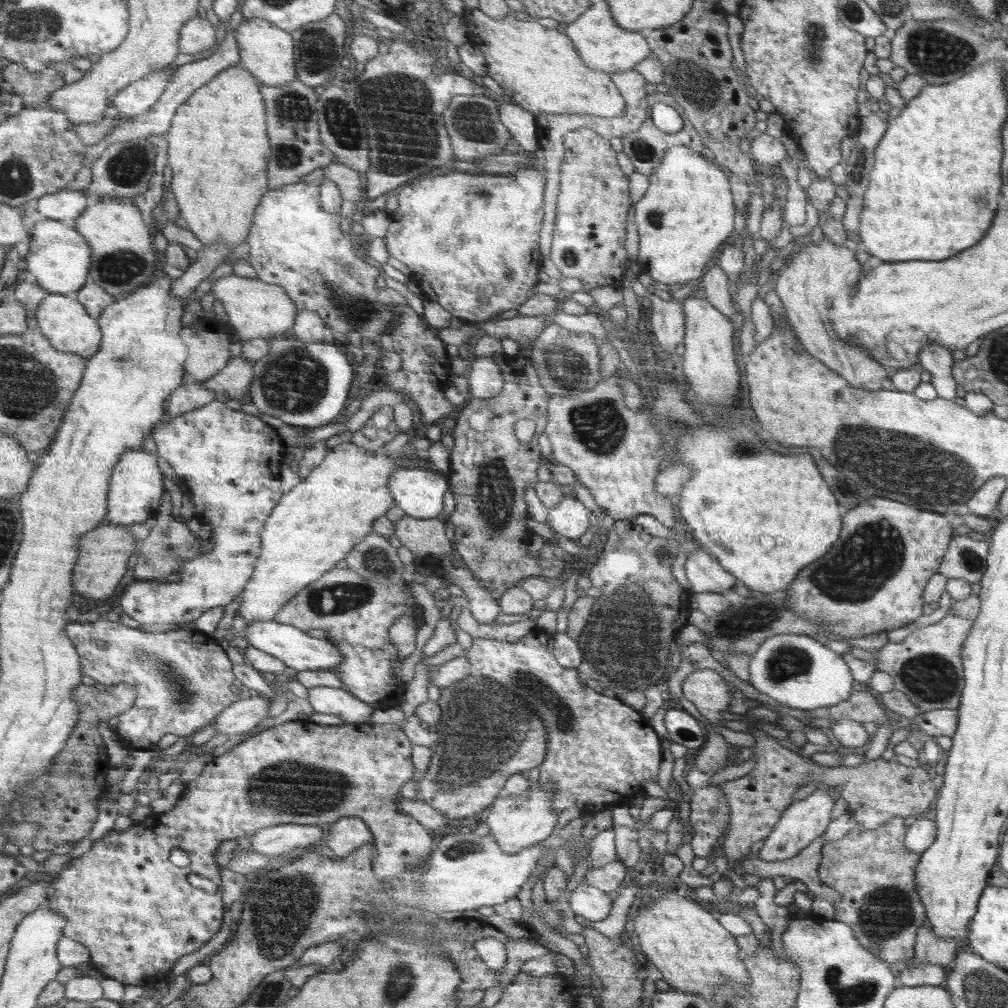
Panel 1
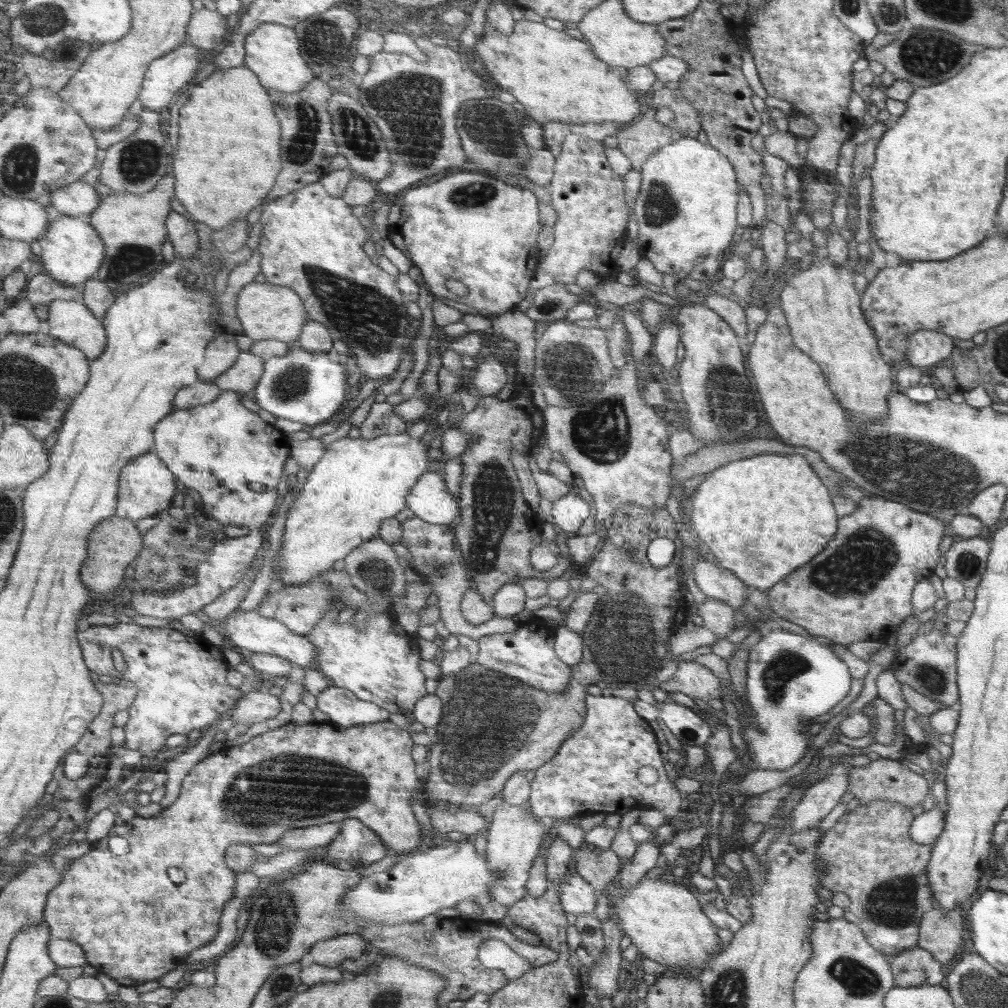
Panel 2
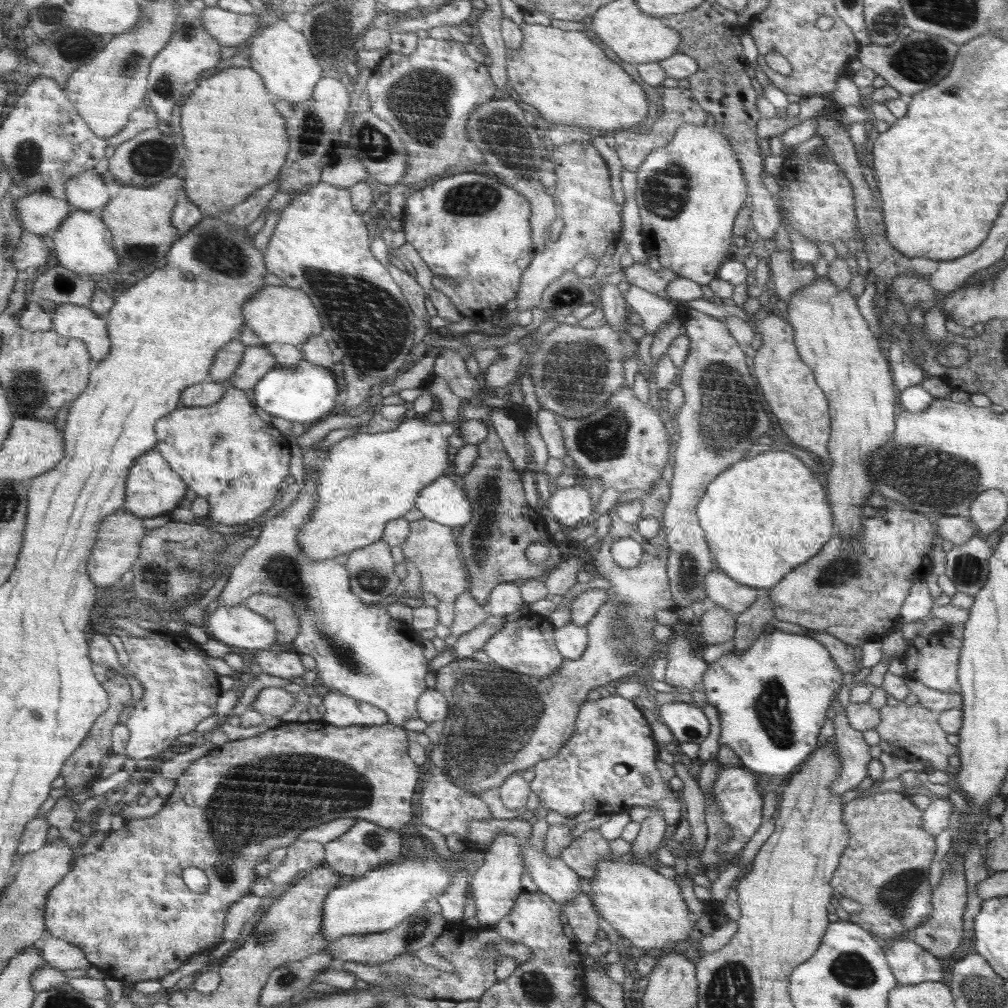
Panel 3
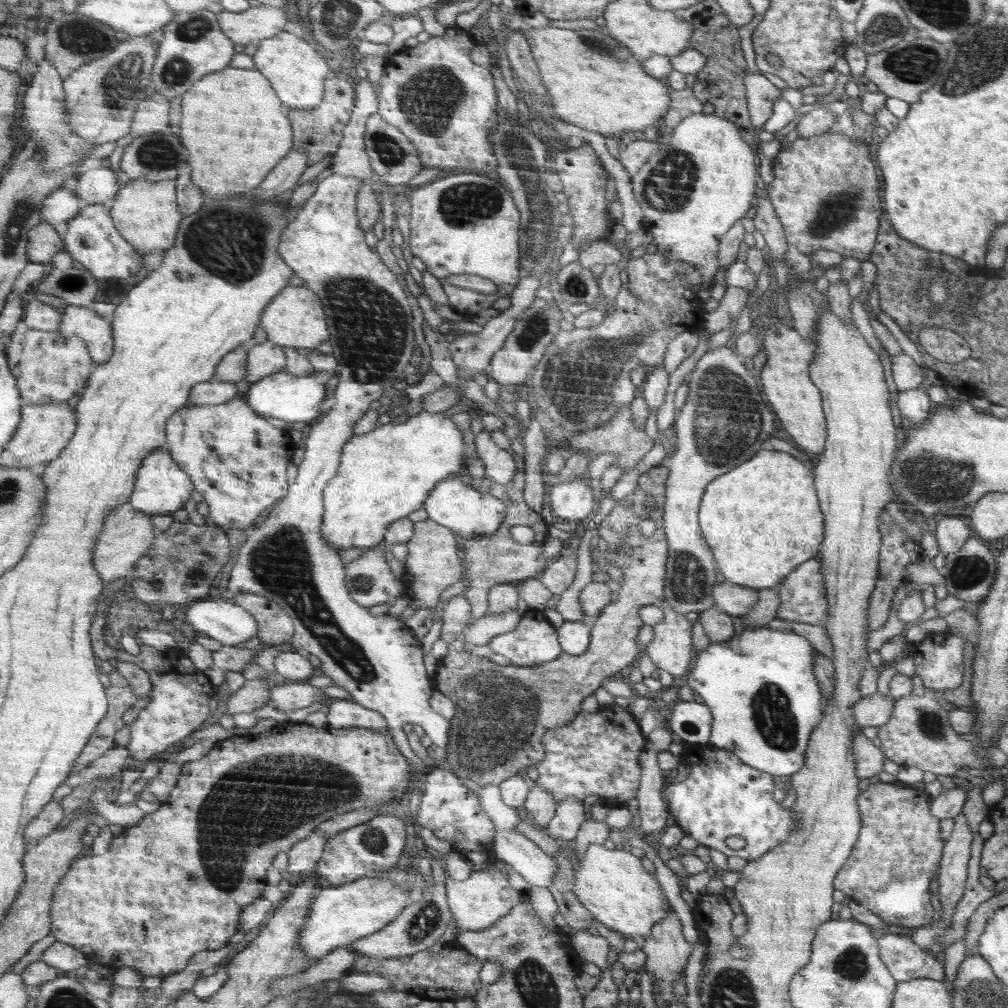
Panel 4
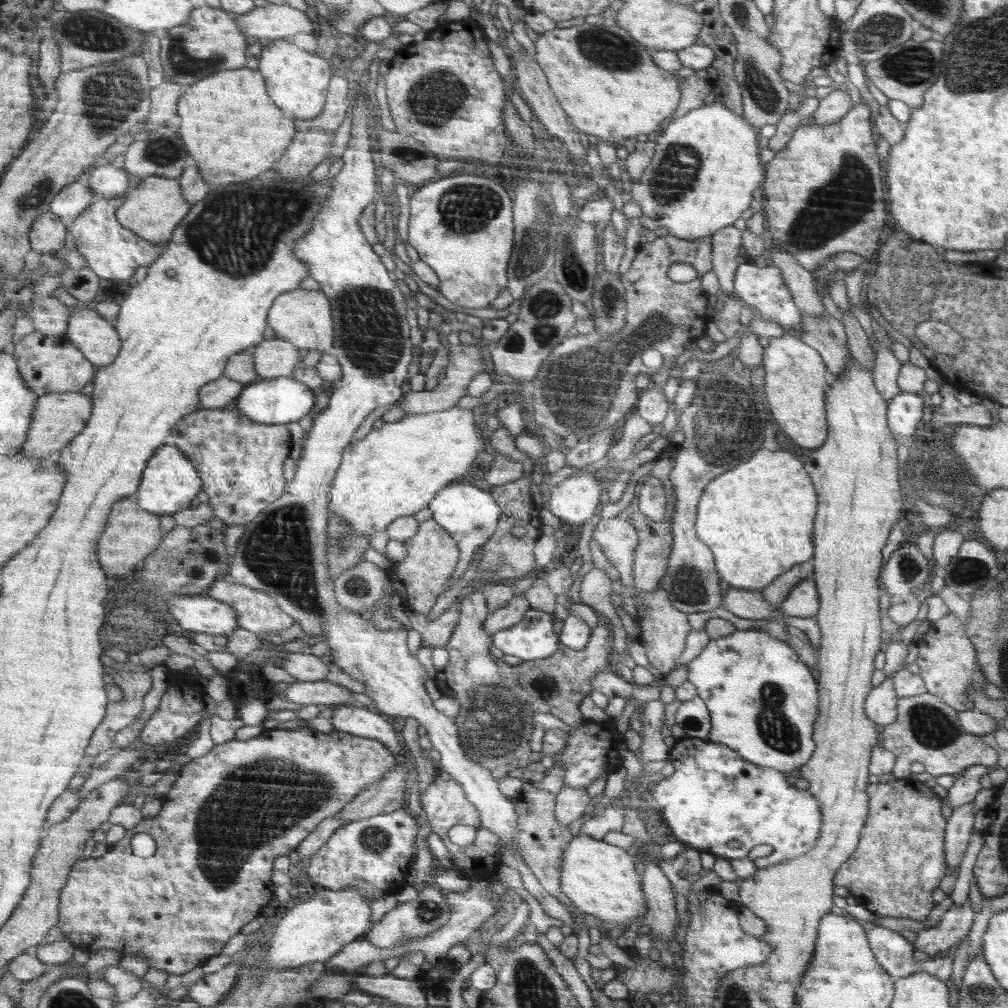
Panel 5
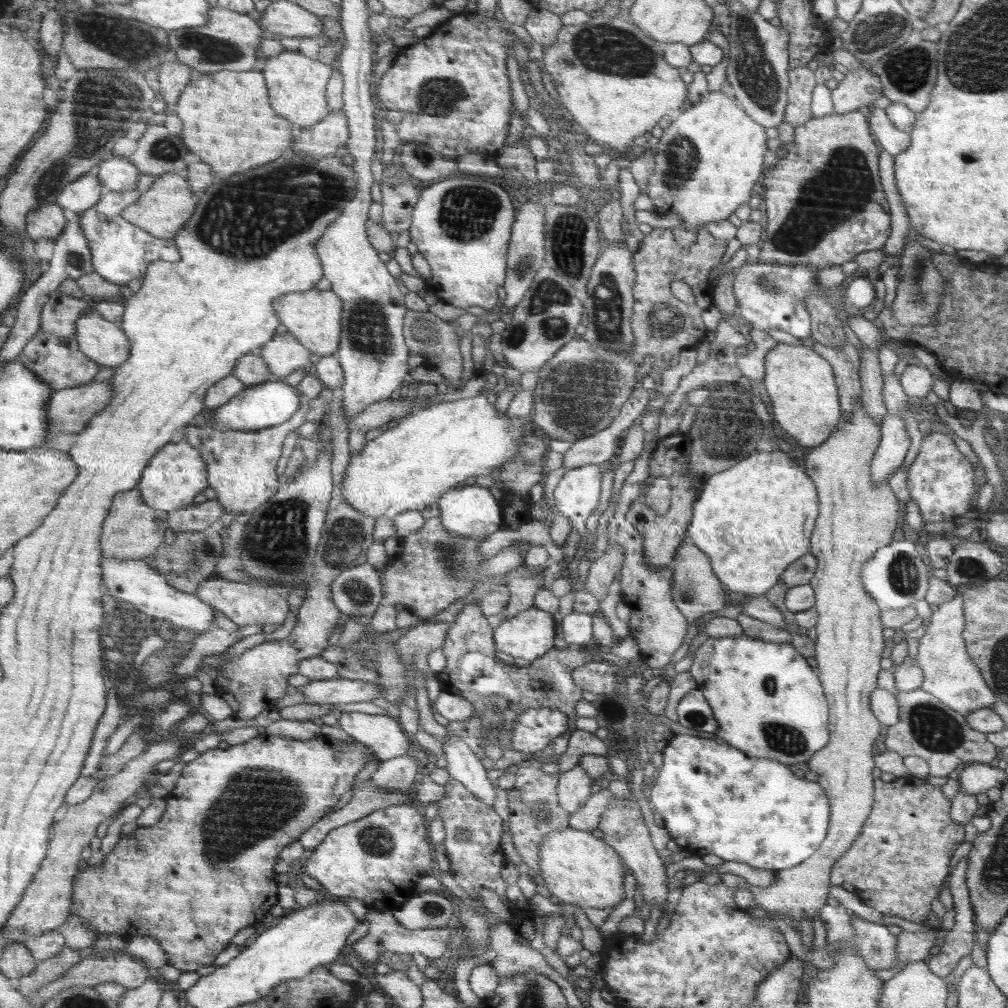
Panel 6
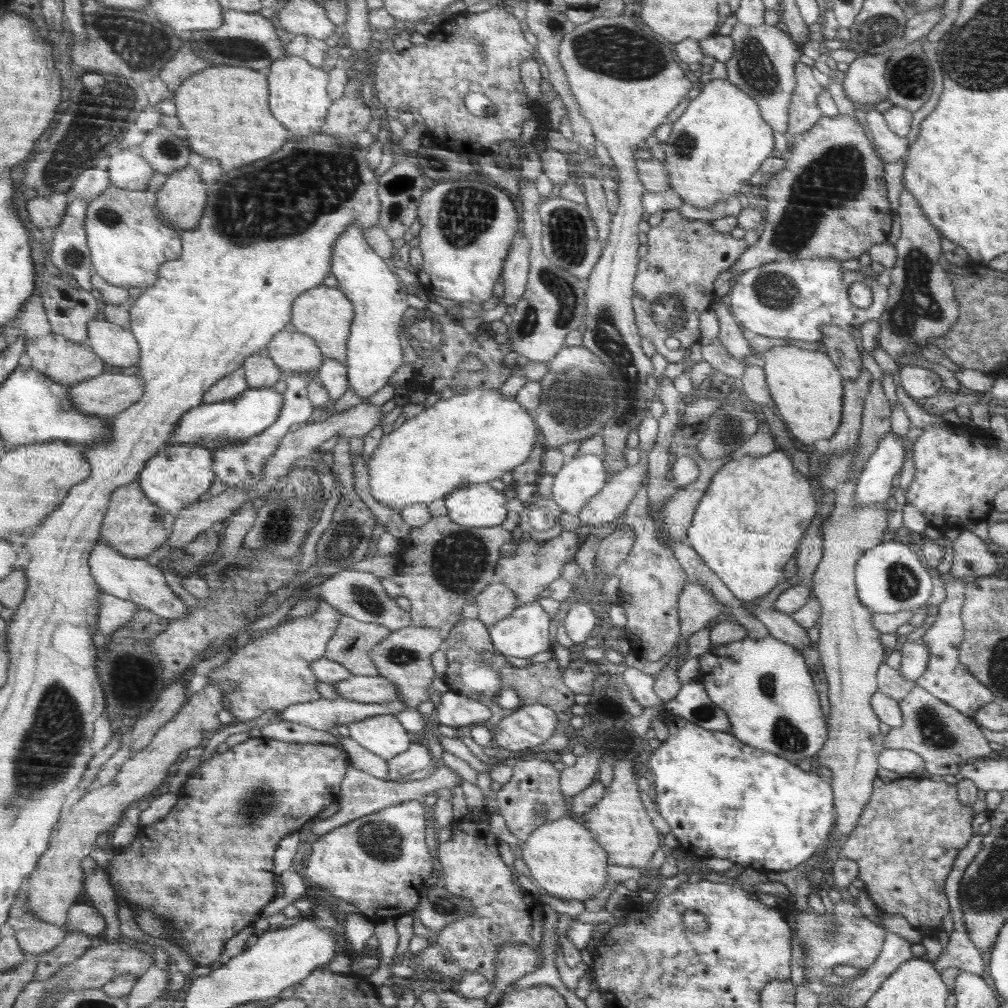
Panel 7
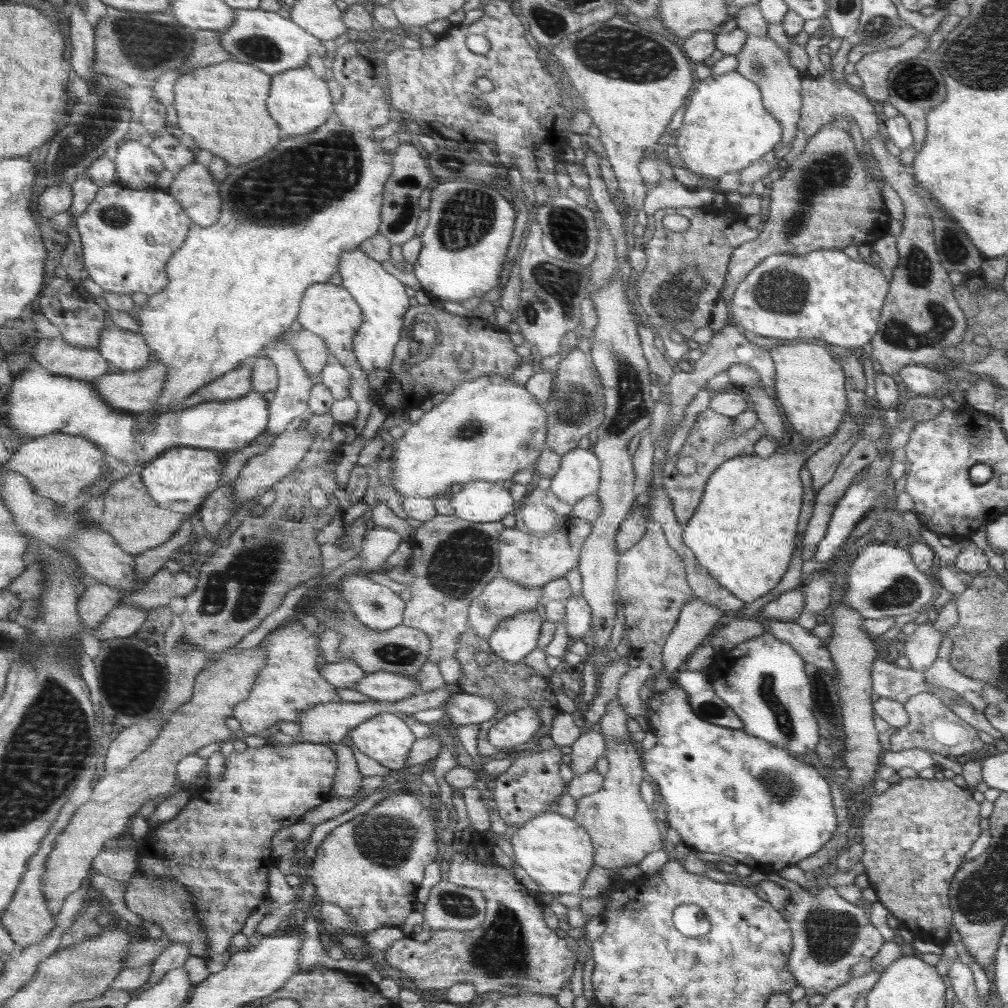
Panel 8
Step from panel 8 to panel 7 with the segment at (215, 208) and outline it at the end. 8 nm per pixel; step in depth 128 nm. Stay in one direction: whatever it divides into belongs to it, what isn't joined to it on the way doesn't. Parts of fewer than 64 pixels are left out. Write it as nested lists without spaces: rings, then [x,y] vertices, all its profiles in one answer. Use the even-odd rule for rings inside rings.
[[[198,167],[183,168],[169,175],[157,192],[158,208],[175,228],[194,230],[204,219],[210,189]]]

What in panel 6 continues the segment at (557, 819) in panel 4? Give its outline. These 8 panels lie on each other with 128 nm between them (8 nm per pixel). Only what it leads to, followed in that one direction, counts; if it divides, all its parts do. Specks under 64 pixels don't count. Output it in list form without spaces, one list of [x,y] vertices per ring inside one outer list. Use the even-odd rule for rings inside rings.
[[[581,767],[572,768],[559,776],[558,805],[571,816],[586,803],[598,785]]]

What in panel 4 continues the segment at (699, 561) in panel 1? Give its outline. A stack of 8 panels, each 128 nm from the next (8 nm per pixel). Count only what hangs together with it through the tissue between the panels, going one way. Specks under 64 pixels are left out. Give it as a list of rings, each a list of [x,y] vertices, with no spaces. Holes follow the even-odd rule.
[[[726,580],[713,588],[713,596],[716,606],[731,616],[746,614],[759,599],[759,589],[731,583]]]

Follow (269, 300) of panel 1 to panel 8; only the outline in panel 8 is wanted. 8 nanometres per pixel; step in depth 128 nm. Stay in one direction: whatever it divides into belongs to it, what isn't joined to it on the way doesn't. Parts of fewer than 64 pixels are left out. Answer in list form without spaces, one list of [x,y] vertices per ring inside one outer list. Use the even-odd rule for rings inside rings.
[[[328,281],[314,284],[305,292],[297,320],[303,330],[324,339],[332,360],[338,361],[350,373],[349,398],[358,404],[364,404],[364,406],[368,404],[368,410],[370,410],[370,395],[373,388],[369,385],[364,369],[361,368],[353,348],[353,340],[365,322],[365,318],[361,306],[354,301],[349,290],[346,290],[345,286],[335,286]]]

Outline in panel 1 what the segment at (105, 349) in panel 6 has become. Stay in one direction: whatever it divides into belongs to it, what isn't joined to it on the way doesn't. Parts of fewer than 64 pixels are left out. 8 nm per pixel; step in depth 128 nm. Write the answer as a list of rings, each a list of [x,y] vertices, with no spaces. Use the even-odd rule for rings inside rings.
[[[62,295],[46,298],[41,308],[36,312],[41,333],[46,334],[54,347],[62,352],[78,353],[86,358],[97,355],[104,342],[105,334],[102,331],[101,320],[98,320],[75,295]]]

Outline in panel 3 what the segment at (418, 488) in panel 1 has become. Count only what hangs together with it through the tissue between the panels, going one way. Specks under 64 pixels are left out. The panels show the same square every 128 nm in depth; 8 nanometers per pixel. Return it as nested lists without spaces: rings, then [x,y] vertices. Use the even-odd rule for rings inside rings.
[[[441,476],[433,480],[428,487],[424,488],[416,498],[415,508],[424,515],[424,518],[457,529],[464,527],[466,523],[472,520],[473,516],[472,503],[470,503],[468,495],[464,489],[458,488],[448,476]]]

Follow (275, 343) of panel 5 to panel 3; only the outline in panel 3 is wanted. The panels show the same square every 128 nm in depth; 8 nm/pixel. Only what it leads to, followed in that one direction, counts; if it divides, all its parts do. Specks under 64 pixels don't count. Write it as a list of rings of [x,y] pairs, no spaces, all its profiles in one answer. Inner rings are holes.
[[[248,347],[244,351],[242,364],[228,382],[232,387],[251,391],[269,370],[278,365],[274,356],[269,354],[264,347]]]

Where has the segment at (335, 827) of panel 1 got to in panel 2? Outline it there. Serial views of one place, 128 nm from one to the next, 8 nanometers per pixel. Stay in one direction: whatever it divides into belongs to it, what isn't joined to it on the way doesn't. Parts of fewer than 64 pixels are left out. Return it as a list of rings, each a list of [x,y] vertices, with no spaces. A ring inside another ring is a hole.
[[[348,818],[341,822],[340,832],[337,837],[328,845],[328,860],[338,860],[344,865],[362,863],[363,868],[374,864],[376,860],[386,856],[384,850],[384,841],[368,825],[362,824],[362,821]]]

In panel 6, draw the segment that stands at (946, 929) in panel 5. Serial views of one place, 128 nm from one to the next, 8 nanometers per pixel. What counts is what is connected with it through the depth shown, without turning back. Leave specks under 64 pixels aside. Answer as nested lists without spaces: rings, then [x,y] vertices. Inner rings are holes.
[[[936,931],[906,932],[897,936],[897,964],[926,960],[936,946]]]

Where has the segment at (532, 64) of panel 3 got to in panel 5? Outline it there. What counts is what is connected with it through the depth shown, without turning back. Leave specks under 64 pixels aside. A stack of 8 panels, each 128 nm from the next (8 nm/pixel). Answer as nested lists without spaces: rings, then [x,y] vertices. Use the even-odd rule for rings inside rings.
[[[612,20],[598,26],[583,23],[568,28],[556,27],[539,34],[533,47],[534,60],[546,75],[559,105],[583,135],[593,134],[608,142],[620,142],[624,138],[636,138],[640,130],[647,138],[654,137],[658,124],[670,116],[681,101],[678,78],[658,66],[652,52]]]

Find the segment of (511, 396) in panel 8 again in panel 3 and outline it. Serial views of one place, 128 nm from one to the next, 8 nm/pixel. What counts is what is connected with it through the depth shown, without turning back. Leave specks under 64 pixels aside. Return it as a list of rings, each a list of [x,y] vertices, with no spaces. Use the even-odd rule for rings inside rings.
[[[414,416],[402,421],[390,432],[376,434],[359,432],[351,437],[344,437],[330,450],[323,462],[320,474],[320,486],[317,488],[318,504],[314,508],[312,519],[301,528],[299,544],[304,555],[310,560],[335,559],[341,554],[348,554],[358,548],[369,547],[381,540],[387,524],[400,519],[416,506],[416,498],[433,480],[444,474],[450,466],[448,460],[448,442],[446,438],[456,430],[458,421],[442,421],[431,424],[425,417]]]

